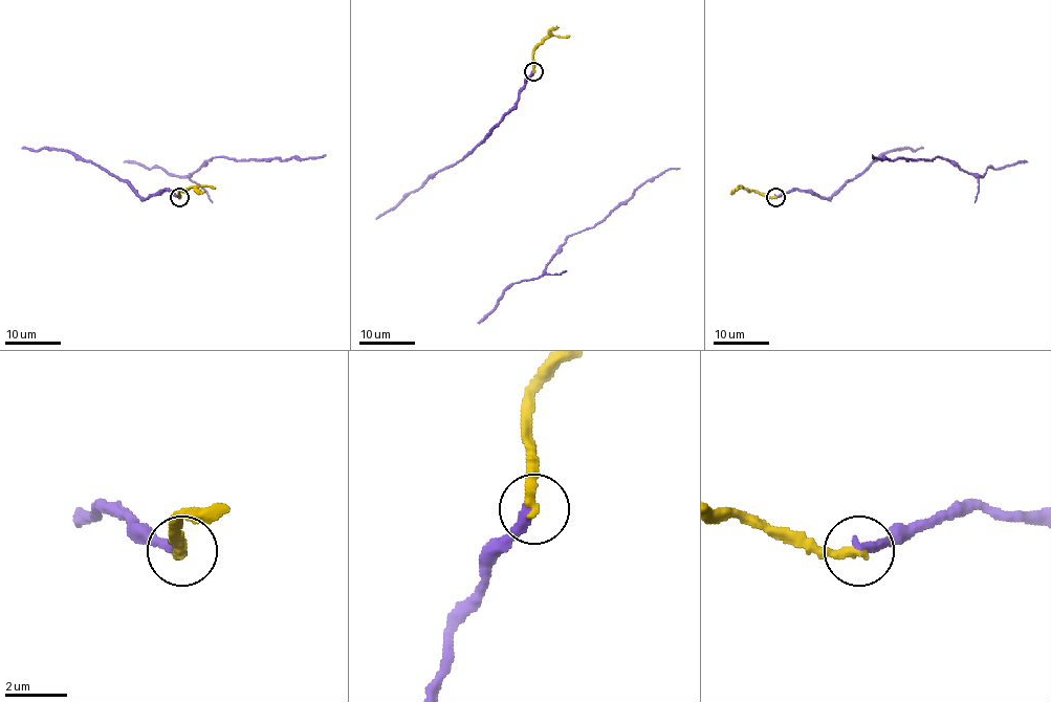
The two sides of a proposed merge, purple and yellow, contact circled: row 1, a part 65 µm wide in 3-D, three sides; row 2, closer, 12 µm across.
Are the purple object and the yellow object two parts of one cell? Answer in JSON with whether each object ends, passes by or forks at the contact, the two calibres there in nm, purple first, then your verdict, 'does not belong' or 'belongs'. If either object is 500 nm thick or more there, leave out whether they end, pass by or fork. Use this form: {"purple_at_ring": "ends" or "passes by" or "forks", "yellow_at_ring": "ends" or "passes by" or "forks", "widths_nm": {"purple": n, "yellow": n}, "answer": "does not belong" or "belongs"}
{"purple_at_ring": "ends", "yellow_at_ring": "ends", "widths_nm": {"purple": 360, "yellow": 320}, "answer": "belongs"}

